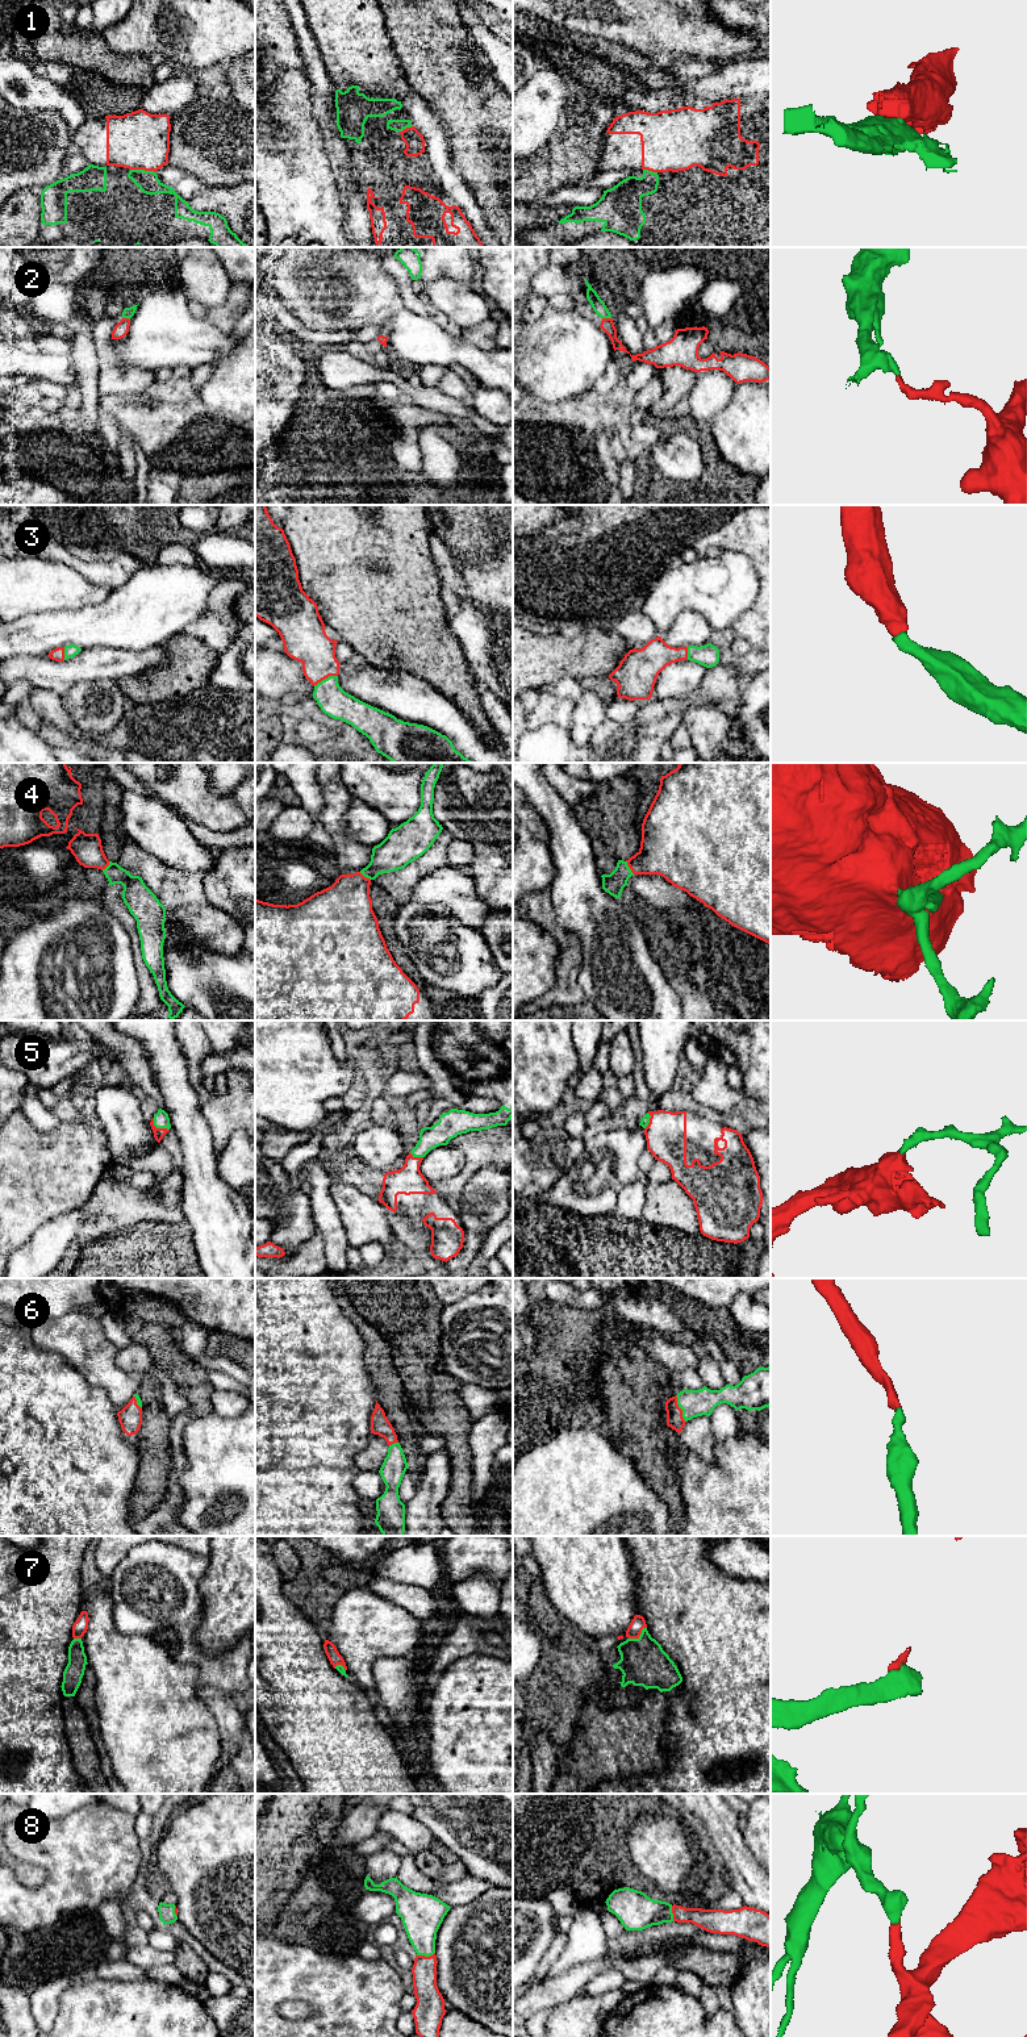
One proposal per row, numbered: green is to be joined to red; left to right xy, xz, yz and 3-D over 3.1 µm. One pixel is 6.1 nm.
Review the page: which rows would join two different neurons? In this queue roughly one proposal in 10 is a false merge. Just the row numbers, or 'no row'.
1

